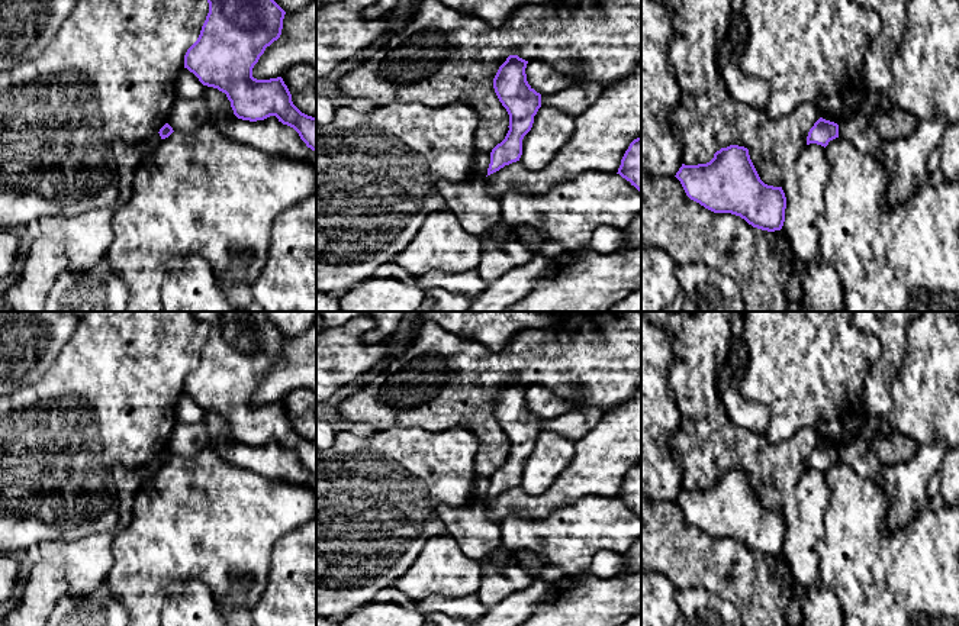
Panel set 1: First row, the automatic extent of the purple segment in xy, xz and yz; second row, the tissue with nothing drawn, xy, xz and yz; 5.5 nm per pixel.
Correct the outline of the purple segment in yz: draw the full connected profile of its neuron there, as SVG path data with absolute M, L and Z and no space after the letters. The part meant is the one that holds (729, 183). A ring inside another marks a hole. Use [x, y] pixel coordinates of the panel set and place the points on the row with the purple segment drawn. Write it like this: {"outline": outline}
{"outline": "M738 145L721 148L707 164L685 165L675 175L686 196L714 213L731 213L744 219L753 228L775 232L785 222L786 197L782 187L765 184L749 155L749 149Z"}

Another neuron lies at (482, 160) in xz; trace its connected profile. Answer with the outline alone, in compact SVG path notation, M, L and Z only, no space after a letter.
M476 151L473 180L483 180L487 175L490 154Z

